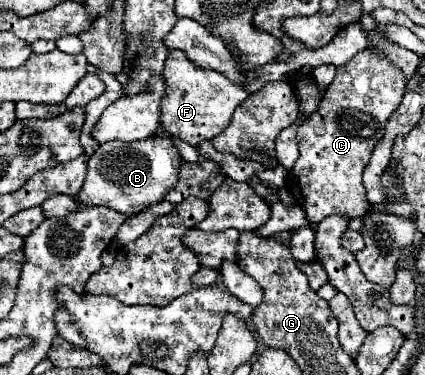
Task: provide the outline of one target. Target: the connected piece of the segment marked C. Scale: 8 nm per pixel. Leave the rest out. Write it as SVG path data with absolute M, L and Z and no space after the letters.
M378 51L356 53L346 65L336 69L336 77L326 91L320 107L298 127L300 157L290 171L286 187L296 203L306 211L310 223L320 223L334 213L364 217L370 203L362 185L362 171L370 153L384 137L386 121L404 97L408 79L394 63L388 63Z

